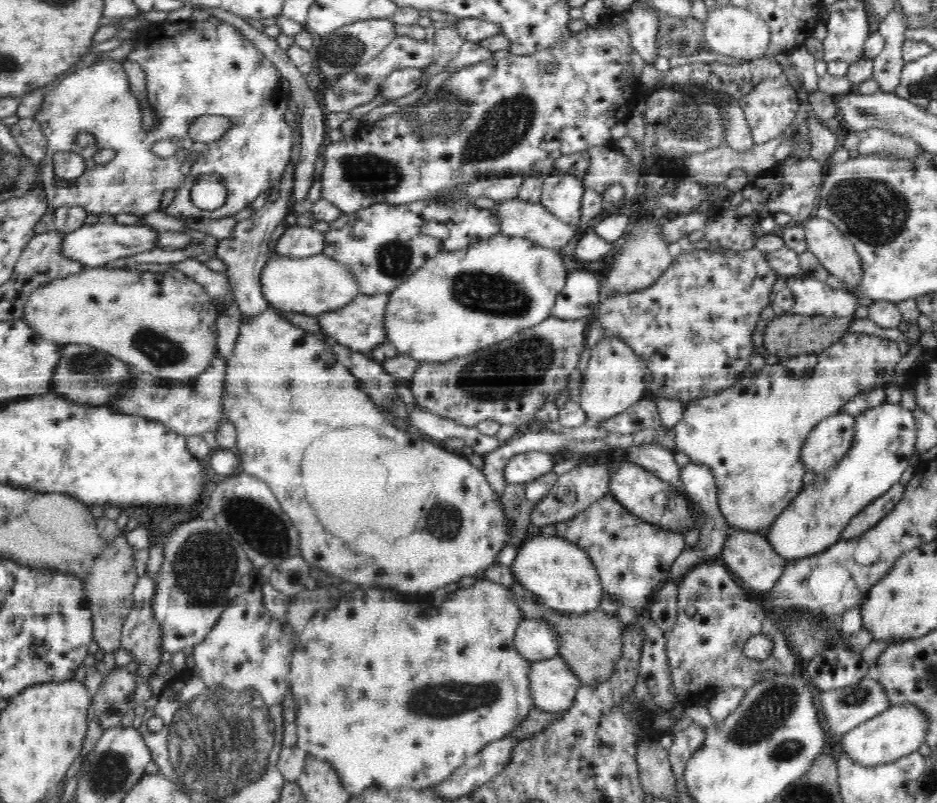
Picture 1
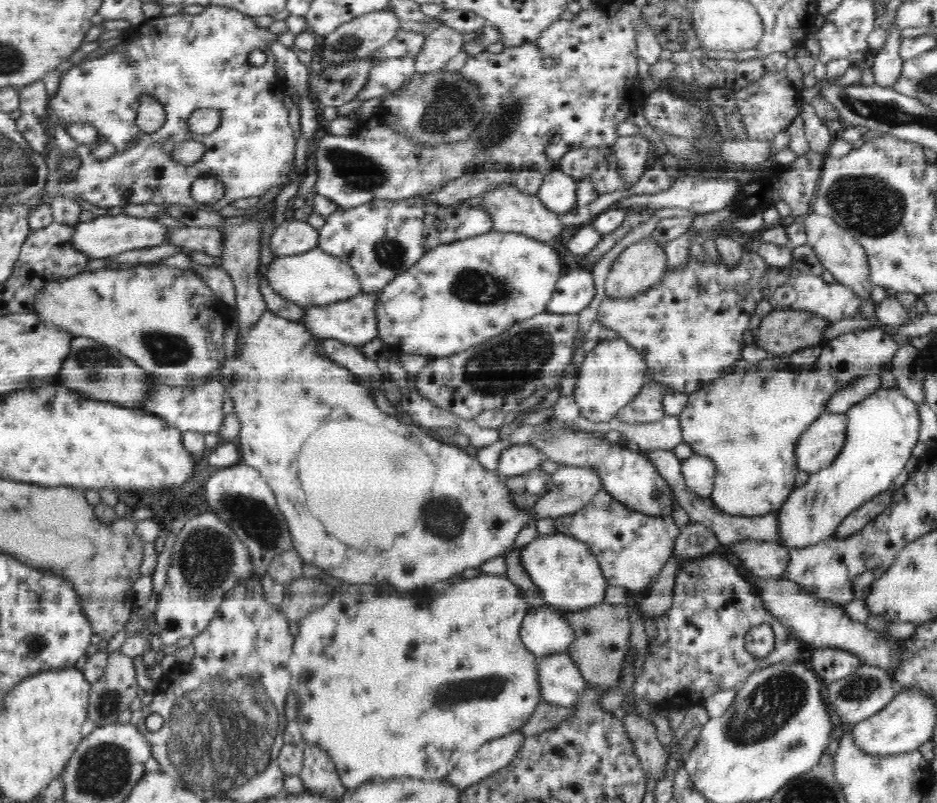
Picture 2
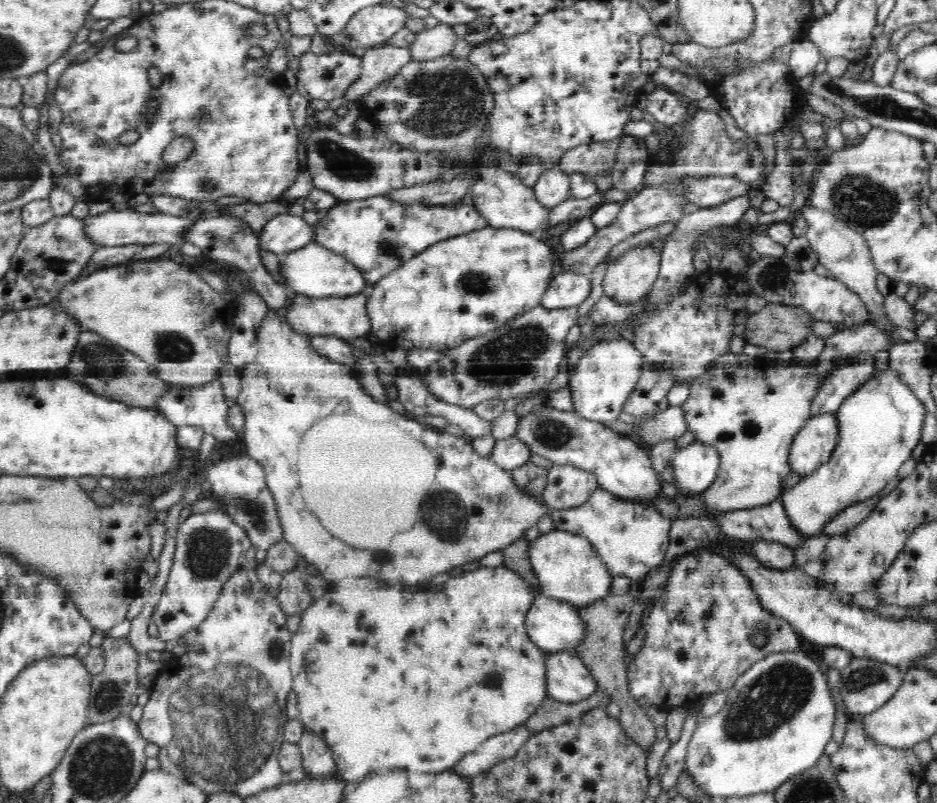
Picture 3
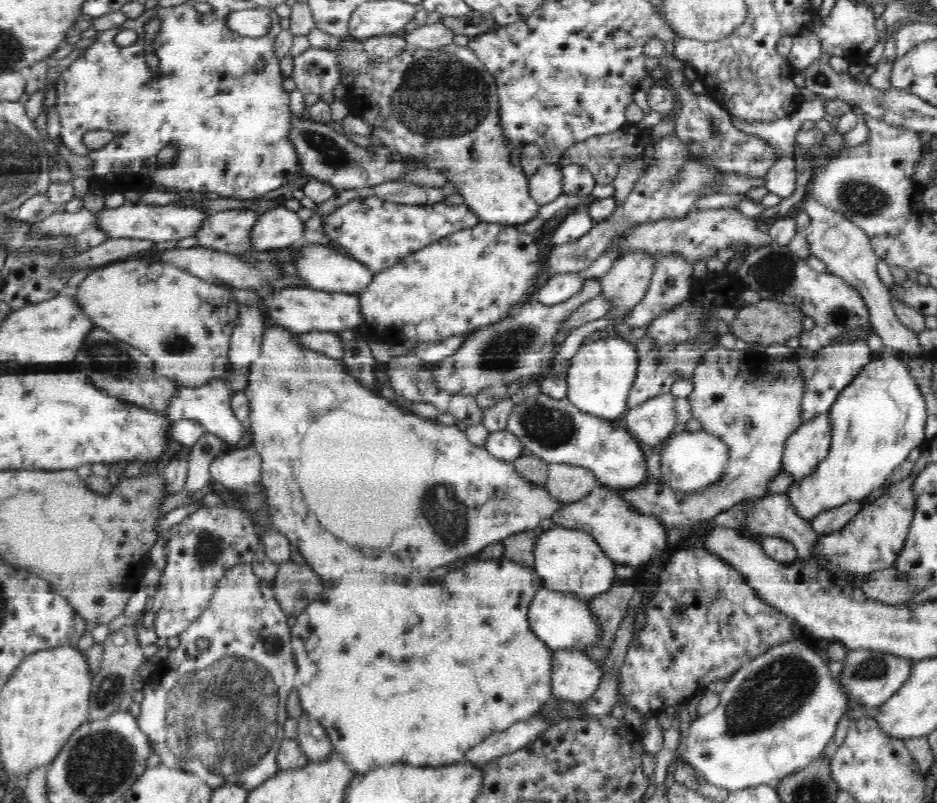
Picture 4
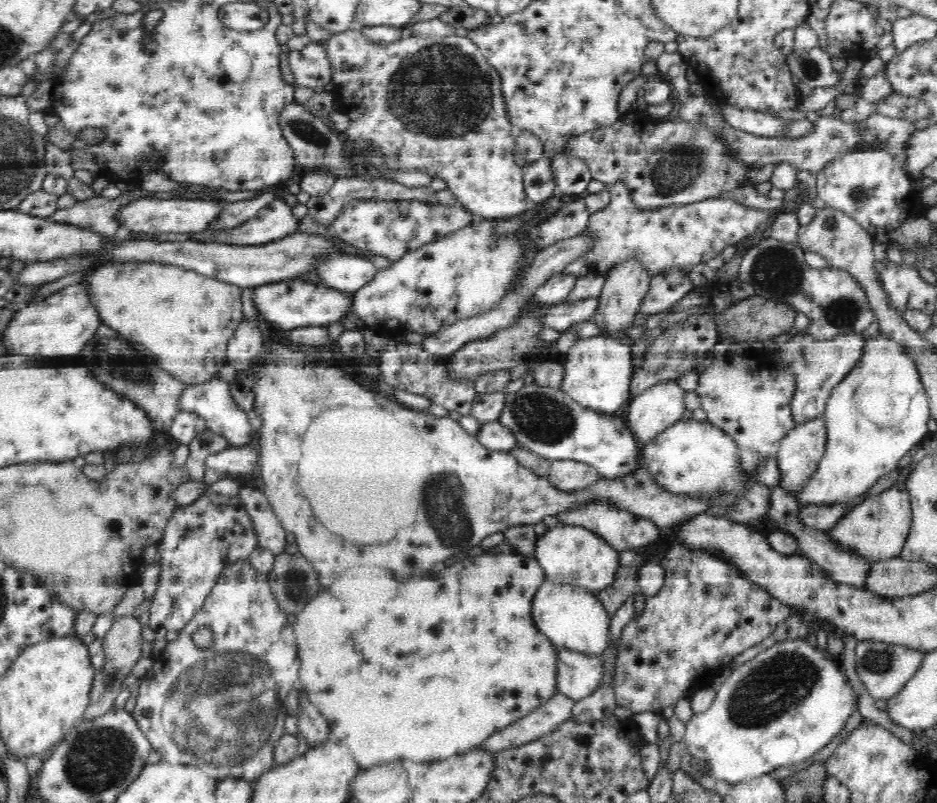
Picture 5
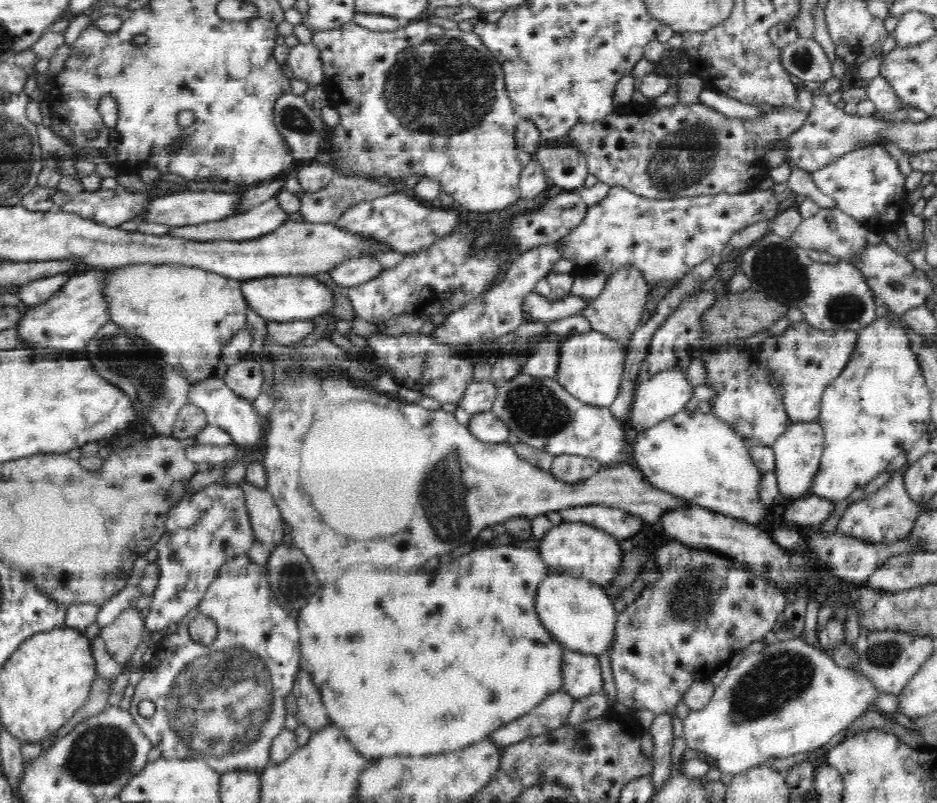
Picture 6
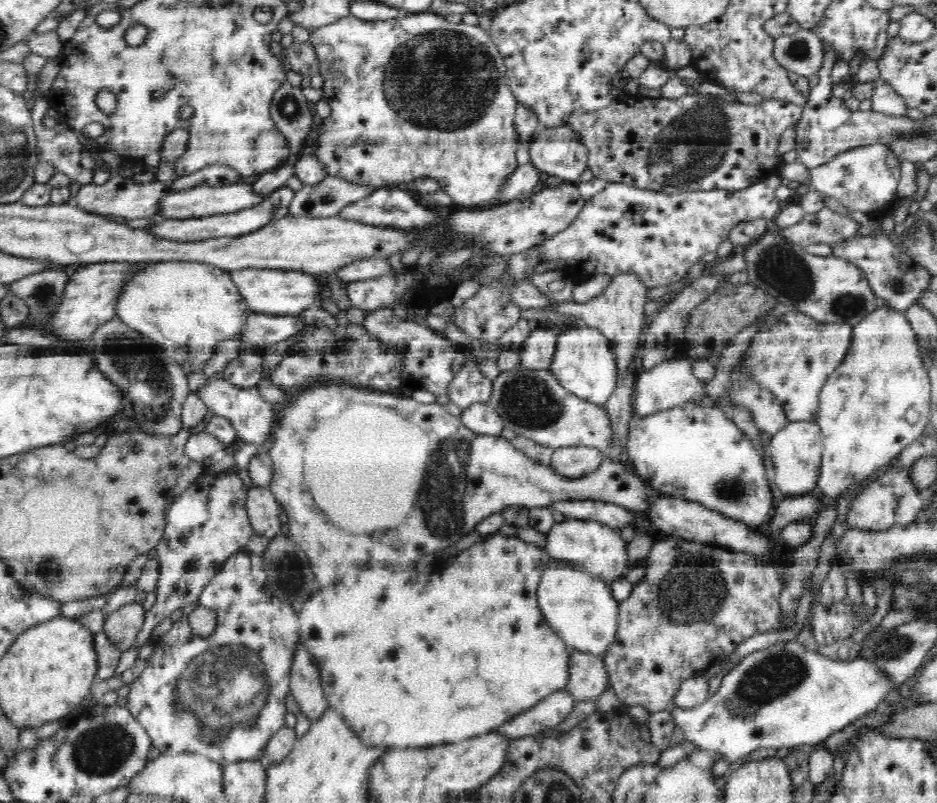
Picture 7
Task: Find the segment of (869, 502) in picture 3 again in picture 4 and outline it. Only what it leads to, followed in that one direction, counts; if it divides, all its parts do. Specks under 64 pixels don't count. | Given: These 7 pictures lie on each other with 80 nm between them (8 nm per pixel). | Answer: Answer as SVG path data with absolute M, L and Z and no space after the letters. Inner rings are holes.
M852 501L848 503L820 512L818 516L814 516L814 520L810 522L809 526L819 535L828 535L834 532L840 532L842 528L846 528L850 524L850 520L865 507L862 501Z

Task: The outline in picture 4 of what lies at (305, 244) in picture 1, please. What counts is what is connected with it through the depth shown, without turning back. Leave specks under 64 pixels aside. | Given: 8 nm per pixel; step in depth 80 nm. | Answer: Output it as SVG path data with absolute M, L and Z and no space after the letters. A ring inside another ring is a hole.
M277 205L258 217L250 229L250 244L258 252L282 250L300 240L304 224L296 212Z

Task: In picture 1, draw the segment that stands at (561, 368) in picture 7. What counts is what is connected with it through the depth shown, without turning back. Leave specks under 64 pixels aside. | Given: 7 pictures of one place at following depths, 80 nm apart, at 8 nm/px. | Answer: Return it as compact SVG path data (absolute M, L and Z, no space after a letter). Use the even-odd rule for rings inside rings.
M606 336L591 348L586 374L580 387L579 405L588 419L595 423L604 422L631 407L647 393L648 374L644 359L632 350L622 339Z

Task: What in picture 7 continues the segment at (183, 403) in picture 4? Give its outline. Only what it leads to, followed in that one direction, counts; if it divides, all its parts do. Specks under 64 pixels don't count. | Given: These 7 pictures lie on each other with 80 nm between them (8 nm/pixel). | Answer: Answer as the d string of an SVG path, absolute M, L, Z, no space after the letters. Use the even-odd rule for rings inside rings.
M215 377L196 390L196 393L213 416L220 415L232 423L238 439L245 443L256 444L256 446L262 446L268 440L277 420L279 406L264 400L258 387L238 387L228 383L224 378Z

